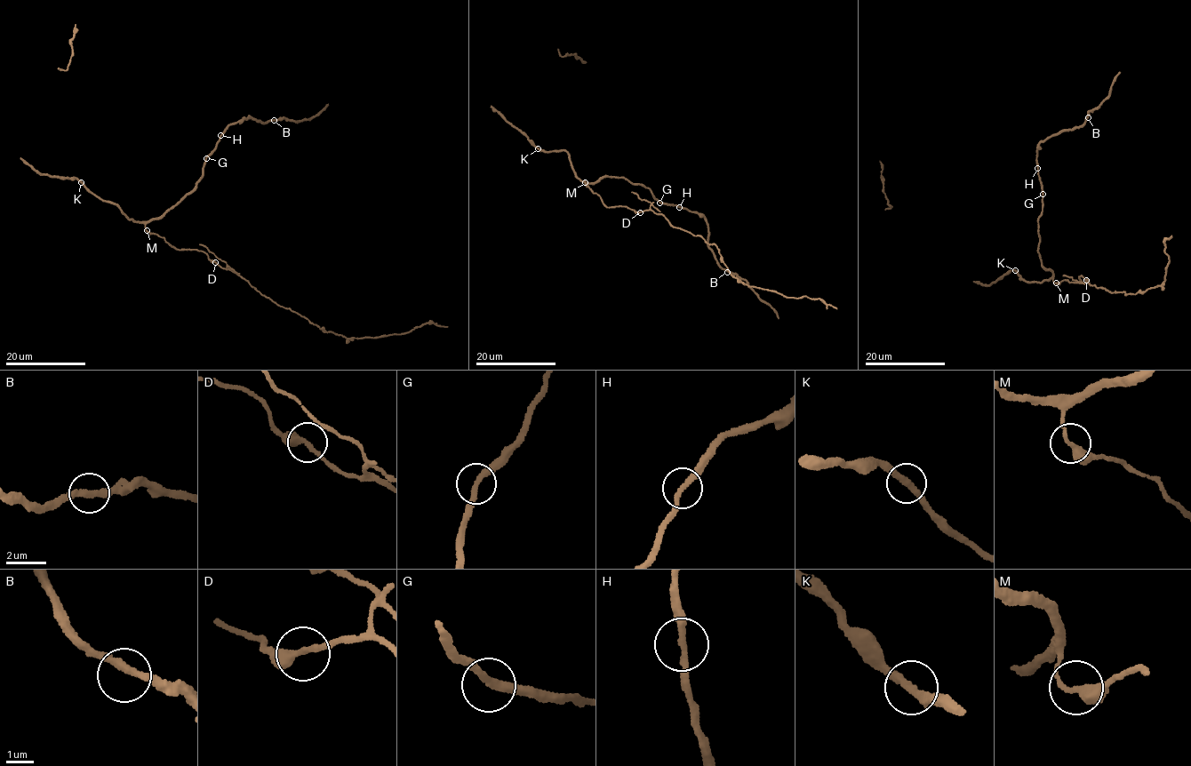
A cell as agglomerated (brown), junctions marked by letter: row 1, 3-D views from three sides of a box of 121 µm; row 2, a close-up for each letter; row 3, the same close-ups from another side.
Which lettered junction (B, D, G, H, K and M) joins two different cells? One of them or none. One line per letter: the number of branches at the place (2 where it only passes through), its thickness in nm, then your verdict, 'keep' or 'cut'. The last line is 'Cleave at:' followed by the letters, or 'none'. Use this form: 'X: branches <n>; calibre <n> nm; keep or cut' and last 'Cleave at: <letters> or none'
B: branches 2; calibre 300 nm; keep
D: branches 2; calibre 320 nm; cut
G: branches 2; calibre 280 nm; keep
H: branches 2; calibre 240 nm; keep
K: branches 2; calibre 300 nm; keep
M: branches 2; calibre 320 nm; keep
Cleave at: D

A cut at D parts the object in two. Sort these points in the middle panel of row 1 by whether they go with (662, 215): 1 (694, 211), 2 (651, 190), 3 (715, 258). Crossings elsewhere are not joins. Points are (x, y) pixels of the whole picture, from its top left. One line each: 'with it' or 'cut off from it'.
1: cut off from it
2: cut off from it
3: cut off from it

